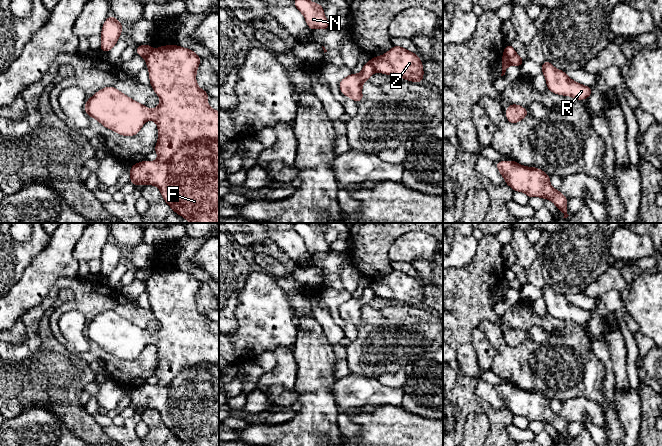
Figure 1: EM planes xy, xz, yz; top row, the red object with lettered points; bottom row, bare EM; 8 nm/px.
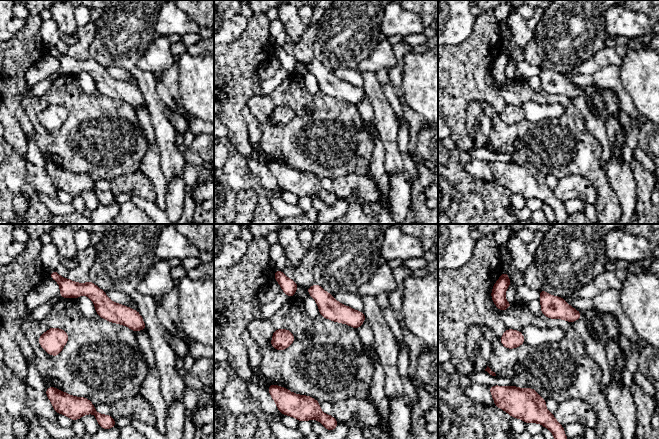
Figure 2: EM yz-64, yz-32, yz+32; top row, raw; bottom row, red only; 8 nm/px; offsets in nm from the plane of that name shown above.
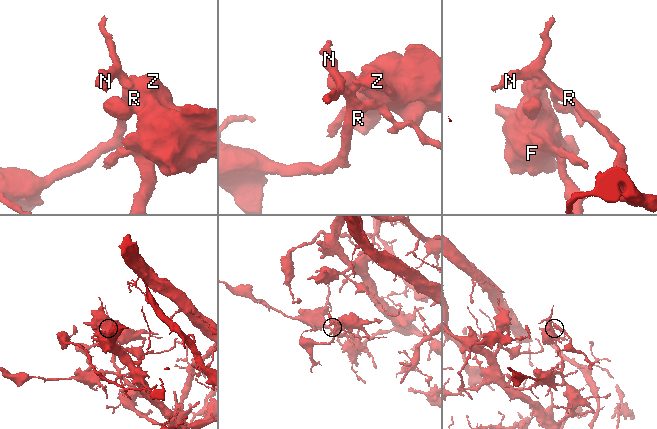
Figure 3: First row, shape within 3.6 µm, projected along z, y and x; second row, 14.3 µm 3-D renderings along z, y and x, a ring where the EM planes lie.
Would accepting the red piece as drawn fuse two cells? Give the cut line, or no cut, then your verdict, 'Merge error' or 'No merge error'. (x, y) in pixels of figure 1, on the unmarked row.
Split along yz (503, 277), (508, 281), (511, 288). Merge error

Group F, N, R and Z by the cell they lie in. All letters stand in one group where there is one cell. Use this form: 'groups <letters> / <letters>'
groups F Z / N R

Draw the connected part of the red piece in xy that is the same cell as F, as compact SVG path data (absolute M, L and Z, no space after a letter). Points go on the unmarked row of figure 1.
M174 268L153 273L146 282L146 290L150 309L160 321L160 328L155 333L147 332L112 310L97 315L86 325L84 333L88 340L122 360L137 359L146 345L155 345L158 365L154 375L158 382L152 386L144 384L132 389L130 405L134 410L158 411L164 425L188 446L219 446L219 336L209 330L208 317L197 309L196 297L200 285L201 282L193 274Z

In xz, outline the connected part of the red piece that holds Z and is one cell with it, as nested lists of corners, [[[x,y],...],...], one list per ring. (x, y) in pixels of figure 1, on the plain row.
[[[393,270],[388,276],[370,284],[377,296],[399,300],[405,304],[423,307],[423,287],[416,277],[404,271]]]

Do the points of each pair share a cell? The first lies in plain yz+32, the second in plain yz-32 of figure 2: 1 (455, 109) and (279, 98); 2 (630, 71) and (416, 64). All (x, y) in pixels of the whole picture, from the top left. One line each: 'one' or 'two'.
1: two
2: one

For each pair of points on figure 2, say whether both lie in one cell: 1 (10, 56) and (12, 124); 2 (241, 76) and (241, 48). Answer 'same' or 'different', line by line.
1: same
2: same

